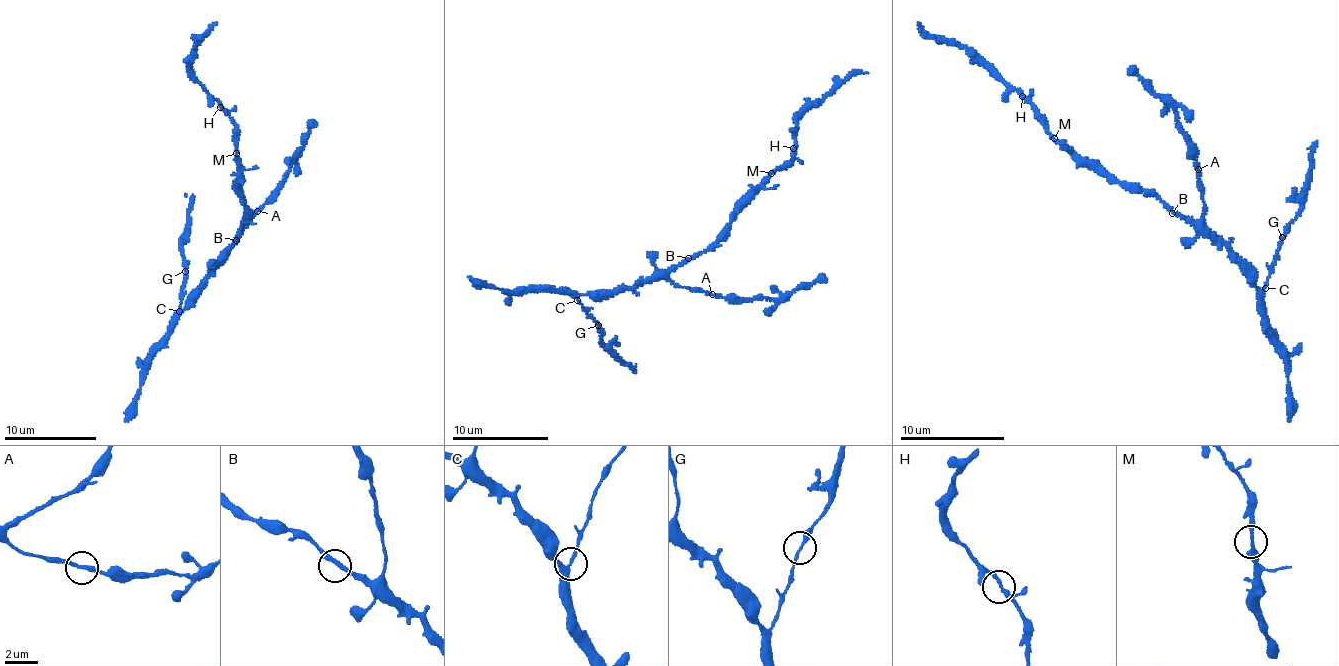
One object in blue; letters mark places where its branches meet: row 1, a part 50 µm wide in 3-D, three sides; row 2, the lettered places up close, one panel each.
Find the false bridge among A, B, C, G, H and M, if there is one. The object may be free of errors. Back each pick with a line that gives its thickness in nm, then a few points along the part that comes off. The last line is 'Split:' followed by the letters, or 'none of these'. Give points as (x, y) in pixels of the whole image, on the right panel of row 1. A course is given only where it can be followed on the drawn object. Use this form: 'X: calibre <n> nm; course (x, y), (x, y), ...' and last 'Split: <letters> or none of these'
Split: none of these

